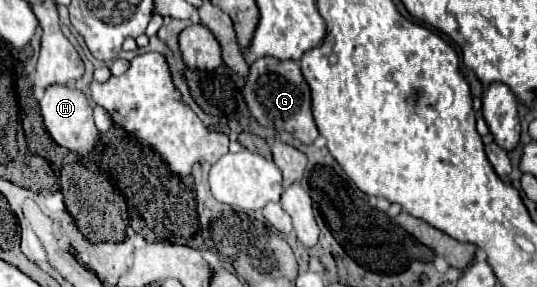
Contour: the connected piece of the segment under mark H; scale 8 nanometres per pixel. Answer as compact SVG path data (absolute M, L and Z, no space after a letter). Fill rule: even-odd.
M51 86L45 90L39 106L41 106L41 116L45 120L45 128L49 130L51 138L59 146L69 148L71 152L77 152L77 154L85 154L85 156L91 156L97 150L101 138L93 122L93 108L89 106L83 92L69 86Z

